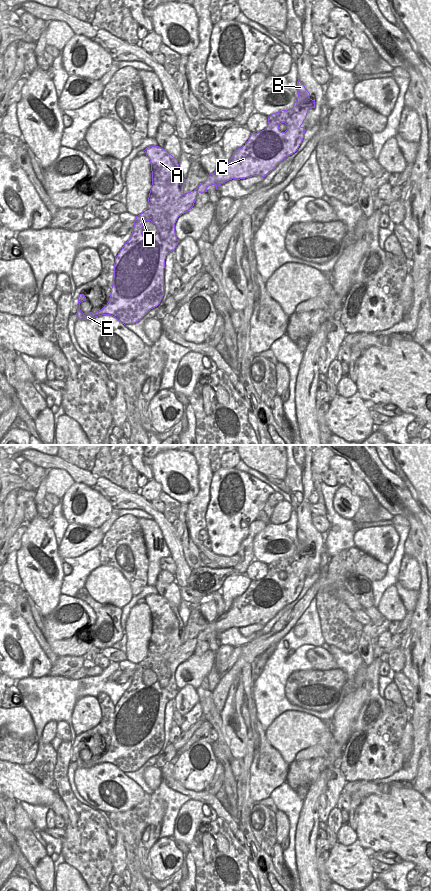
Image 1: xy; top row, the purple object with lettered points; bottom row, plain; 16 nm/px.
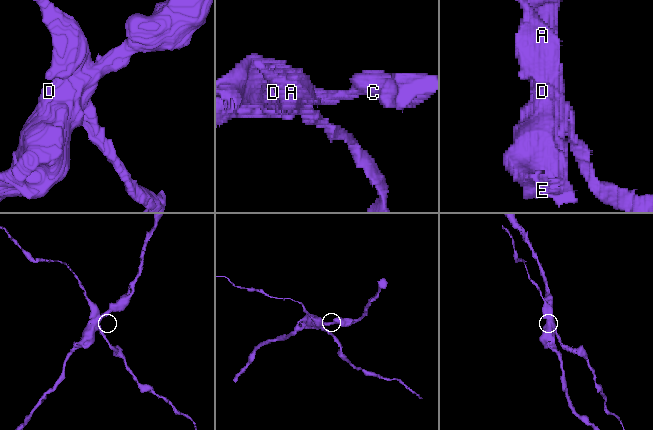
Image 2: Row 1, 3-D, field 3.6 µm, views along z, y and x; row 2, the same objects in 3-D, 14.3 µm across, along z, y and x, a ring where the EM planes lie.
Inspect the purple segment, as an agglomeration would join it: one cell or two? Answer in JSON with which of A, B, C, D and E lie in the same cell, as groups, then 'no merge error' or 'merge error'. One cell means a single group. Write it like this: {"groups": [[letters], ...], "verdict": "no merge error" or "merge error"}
{"groups": [["A"], ["B", "C", "D", "E"]], "verdict": "merge error"}

